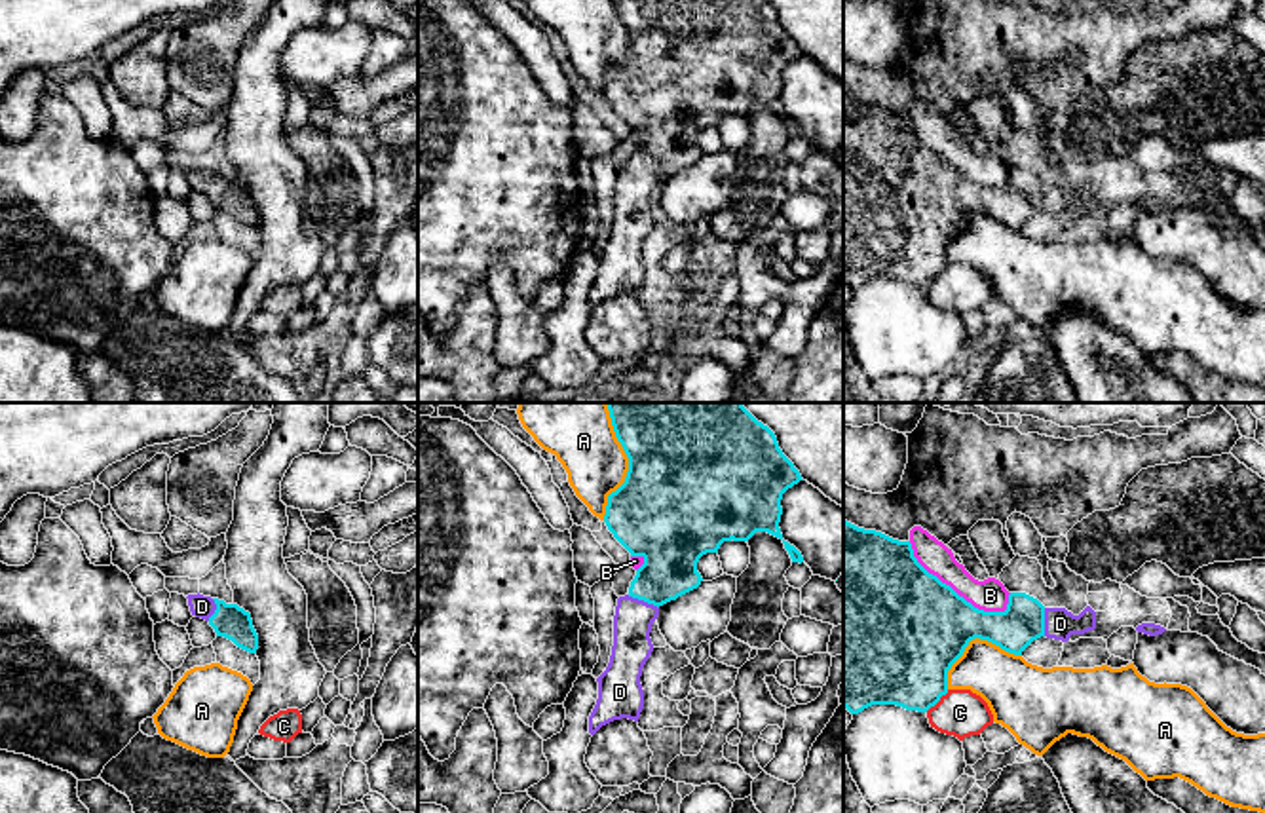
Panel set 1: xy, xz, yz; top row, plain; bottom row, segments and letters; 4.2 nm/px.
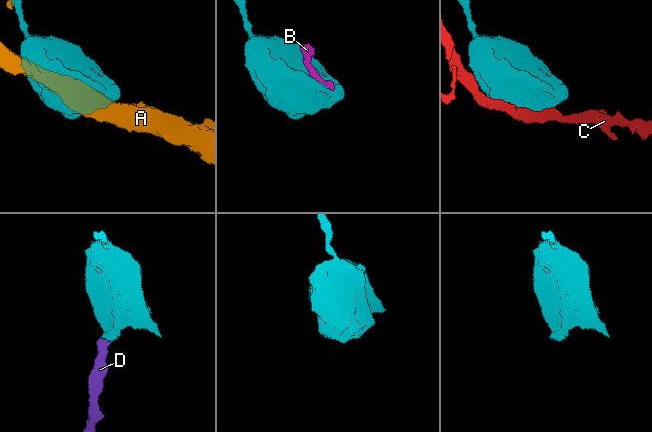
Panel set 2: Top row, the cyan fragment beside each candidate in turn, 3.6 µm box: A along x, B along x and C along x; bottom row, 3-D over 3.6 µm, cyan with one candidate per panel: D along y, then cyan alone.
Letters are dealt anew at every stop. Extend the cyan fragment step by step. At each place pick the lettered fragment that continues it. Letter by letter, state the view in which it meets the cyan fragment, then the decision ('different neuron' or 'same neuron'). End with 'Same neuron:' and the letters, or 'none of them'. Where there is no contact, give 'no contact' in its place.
A: yz | different neuron
B: yz | different neuron
C: yz | different neuron
D: xz | same neuron
Same neuron: D

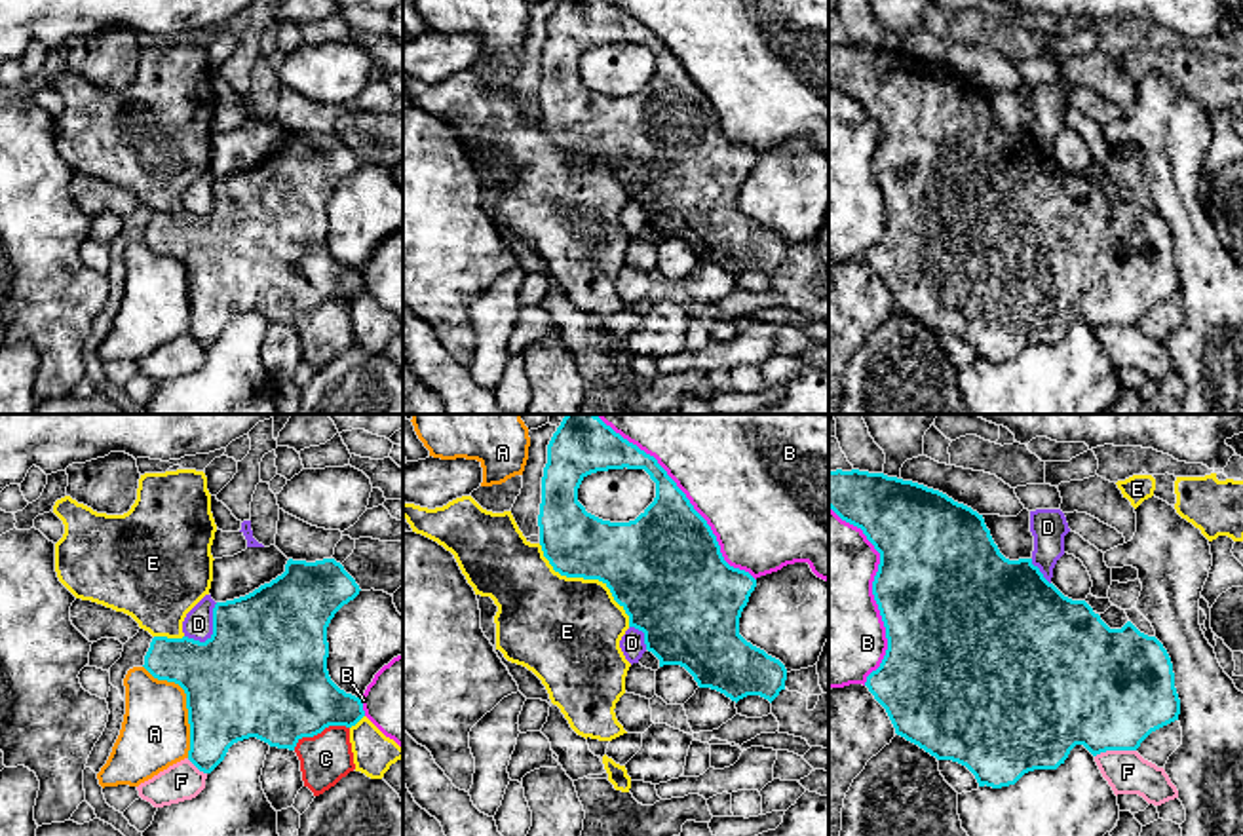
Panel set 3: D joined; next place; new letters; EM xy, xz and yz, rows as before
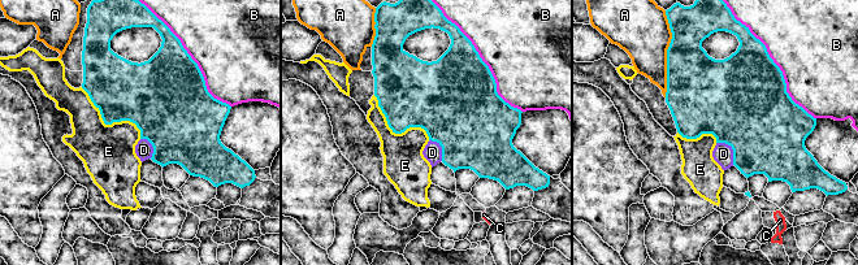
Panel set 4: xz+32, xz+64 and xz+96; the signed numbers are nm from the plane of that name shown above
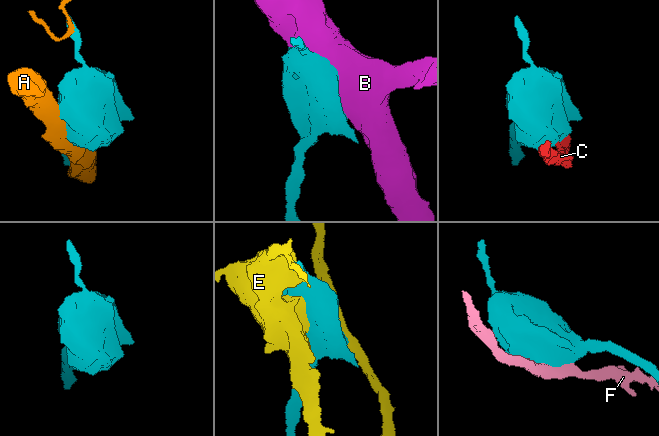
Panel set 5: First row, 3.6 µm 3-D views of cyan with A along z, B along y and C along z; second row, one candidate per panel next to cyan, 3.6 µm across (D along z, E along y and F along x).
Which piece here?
A: xy | different neuron
B: yz | different neuron
C: xy | different neuron
D: xy | different neuron
E: xz | different neuron
F: yz | different neuron
Same neuron: none of them

